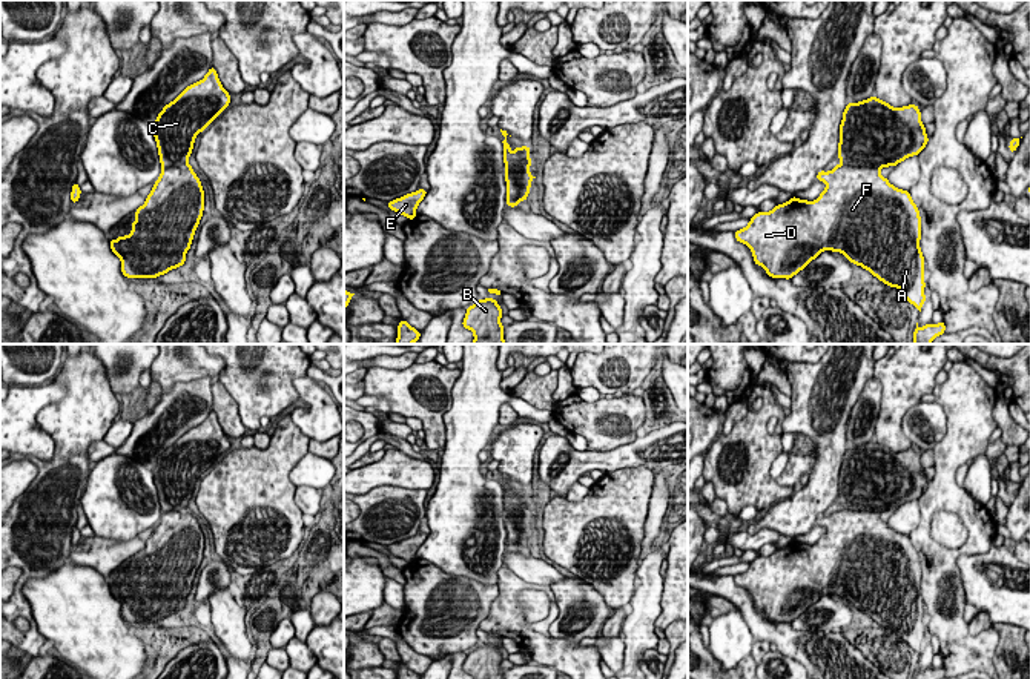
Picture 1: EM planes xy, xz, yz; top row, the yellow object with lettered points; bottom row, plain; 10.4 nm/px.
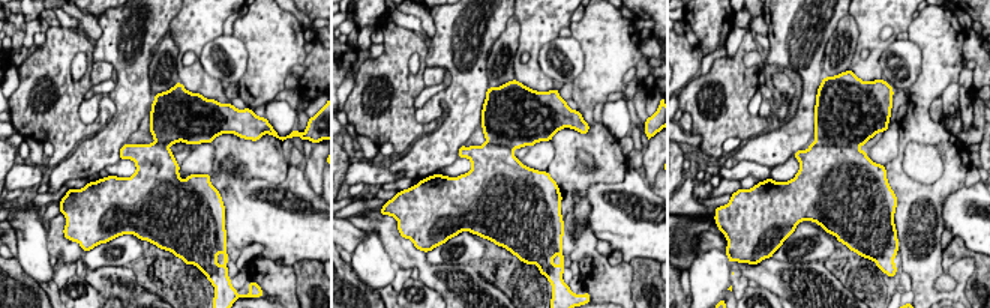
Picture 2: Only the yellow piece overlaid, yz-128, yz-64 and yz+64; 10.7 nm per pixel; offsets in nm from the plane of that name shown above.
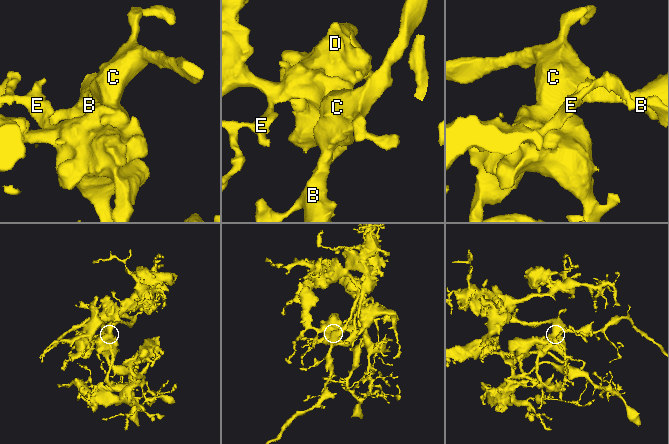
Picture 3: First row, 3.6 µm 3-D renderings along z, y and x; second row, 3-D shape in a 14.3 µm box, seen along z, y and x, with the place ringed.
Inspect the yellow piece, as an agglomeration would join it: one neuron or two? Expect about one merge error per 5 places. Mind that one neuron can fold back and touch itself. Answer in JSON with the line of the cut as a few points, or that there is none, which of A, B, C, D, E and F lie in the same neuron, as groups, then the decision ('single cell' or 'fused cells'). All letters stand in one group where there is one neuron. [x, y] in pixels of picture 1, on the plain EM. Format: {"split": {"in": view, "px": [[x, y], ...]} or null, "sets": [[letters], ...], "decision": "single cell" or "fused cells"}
{"split": null, "sets": [["A", "B", "C", "D", "E", "F"]], "decision": "single cell"}

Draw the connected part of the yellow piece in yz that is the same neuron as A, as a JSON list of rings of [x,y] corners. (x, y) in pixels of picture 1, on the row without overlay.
[[[876,441],[858,447],[849,445],[840,469],[838,502],[841,507],[829,516],[820,515],[817,518],[817,524],[826,528],[820,541],[815,545],[792,541],[789,545],[777,548],[771,556],[755,558],[744,573],[734,576],[735,584],[746,588],[752,596],[754,607],[763,610],[764,616],[777,624],[791,624],[824,595],[840,596],[850,607],[869,614],[884,628],[900,633],[903,641],[921,656],[926,645],[926,627],[924,601],[919,591],[919,555],[910,536],[890,528],[880,515],[887,510],[893,512],[909,501],[919,499],[927,485],[926,470],[921,465],[921,456],[916,449],[892,452]]]

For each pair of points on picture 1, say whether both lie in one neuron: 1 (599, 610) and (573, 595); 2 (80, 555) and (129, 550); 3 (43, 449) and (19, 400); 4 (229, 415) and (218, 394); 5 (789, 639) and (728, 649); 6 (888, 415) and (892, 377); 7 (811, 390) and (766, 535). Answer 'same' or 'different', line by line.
1: same
2: same
3: same
4: same
5: different
6: same
7: different

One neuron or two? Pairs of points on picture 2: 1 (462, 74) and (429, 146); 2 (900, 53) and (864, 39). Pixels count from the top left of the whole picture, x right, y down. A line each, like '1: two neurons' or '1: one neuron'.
1: one neuron
2: two neurons

